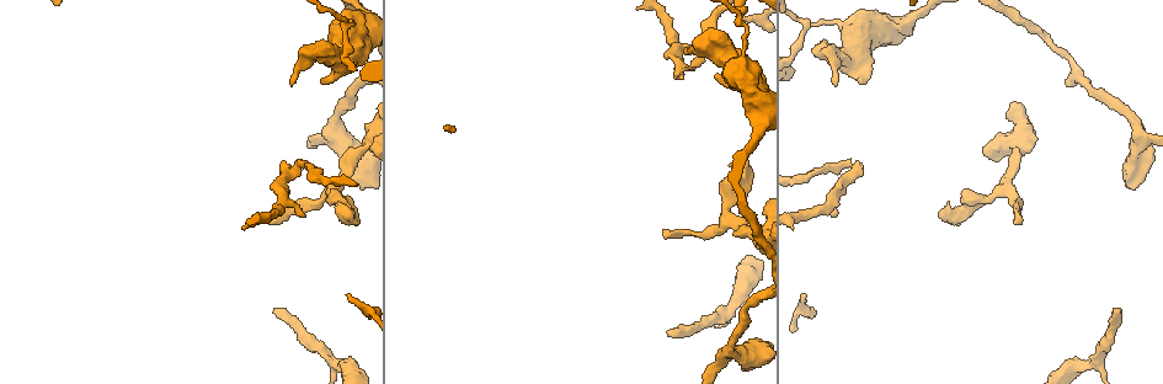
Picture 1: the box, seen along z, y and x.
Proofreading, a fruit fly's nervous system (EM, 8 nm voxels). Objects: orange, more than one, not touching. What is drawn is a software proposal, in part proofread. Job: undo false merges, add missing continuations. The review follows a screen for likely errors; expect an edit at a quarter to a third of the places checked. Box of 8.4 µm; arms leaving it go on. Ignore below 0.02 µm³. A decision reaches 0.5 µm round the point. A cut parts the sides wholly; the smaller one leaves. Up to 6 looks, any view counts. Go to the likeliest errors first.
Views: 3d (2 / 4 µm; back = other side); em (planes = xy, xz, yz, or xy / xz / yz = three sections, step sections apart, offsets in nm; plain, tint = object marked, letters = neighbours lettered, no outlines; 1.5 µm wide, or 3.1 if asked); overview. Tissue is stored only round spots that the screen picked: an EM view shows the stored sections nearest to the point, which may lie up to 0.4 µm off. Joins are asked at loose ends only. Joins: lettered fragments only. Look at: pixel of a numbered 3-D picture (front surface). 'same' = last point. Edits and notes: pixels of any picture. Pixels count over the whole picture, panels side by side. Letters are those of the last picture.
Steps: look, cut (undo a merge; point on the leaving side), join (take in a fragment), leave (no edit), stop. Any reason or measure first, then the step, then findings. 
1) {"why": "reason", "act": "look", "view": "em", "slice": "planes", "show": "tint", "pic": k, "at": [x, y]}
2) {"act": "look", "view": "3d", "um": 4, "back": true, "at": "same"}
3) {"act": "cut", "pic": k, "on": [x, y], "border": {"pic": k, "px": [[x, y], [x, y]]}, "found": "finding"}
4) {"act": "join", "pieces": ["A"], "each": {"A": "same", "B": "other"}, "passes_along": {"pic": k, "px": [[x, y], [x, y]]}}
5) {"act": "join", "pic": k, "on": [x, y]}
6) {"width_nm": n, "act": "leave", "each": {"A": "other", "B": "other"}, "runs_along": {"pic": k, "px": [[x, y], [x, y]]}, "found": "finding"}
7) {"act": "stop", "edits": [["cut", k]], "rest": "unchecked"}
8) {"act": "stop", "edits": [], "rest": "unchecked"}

{"why": "thin end", "act": "look", "view": "em", "slice": "planes", "show": "letters", "pic": 1, "at": [1015, 223]}

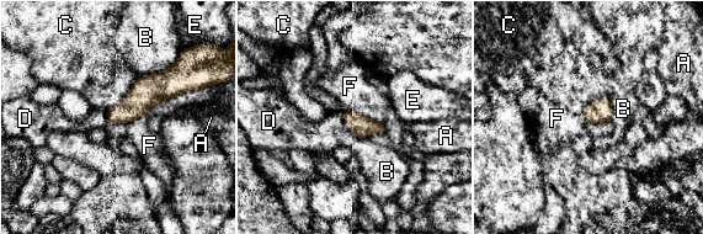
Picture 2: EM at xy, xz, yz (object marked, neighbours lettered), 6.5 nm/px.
{"width_nm": 140, "act": "join", "pieces": ["D"], "each": {"A": "other", "B": "other", "C": "other", "D": "same", "E": "other", "F": "other"}, "found": "the neuron continues"}

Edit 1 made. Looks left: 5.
{"why": "branch stops here", "act": "look", "view": "3d", "um": 4, "back": true, "pic": 1, "at": [836, 83]}

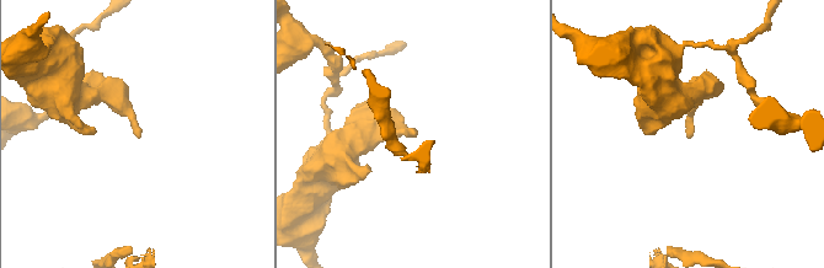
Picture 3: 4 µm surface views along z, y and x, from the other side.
{"why": "need the tissue", "act": "look", "view": "em", "slice": "planes", "show": "letters", "pic": 3, "at": [687, 136]}

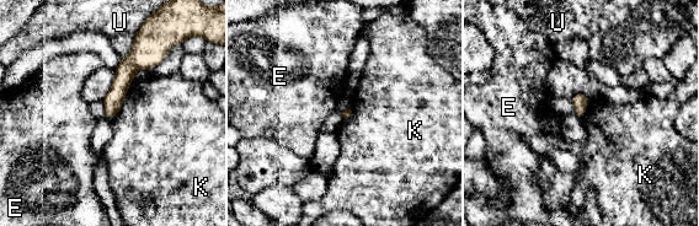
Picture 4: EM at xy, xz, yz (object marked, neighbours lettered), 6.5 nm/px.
{"longest_contact_nm": ["K", 300], "act": "leave", "each": {"E": "other", "K": "other", "U": "other"}, "found": "no lettered fragment goes on from it"}

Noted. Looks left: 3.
{"act": "stop", "edits": [["join", 2]], "rest": "unchecked"}

